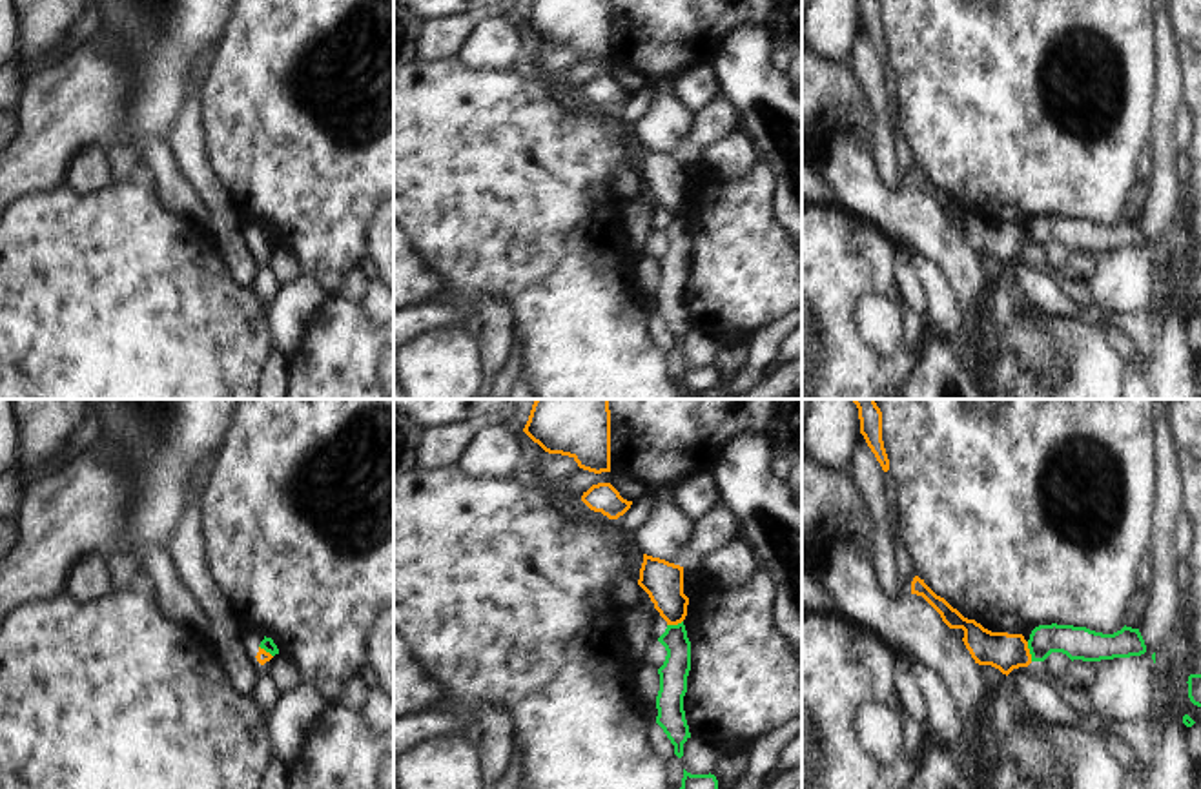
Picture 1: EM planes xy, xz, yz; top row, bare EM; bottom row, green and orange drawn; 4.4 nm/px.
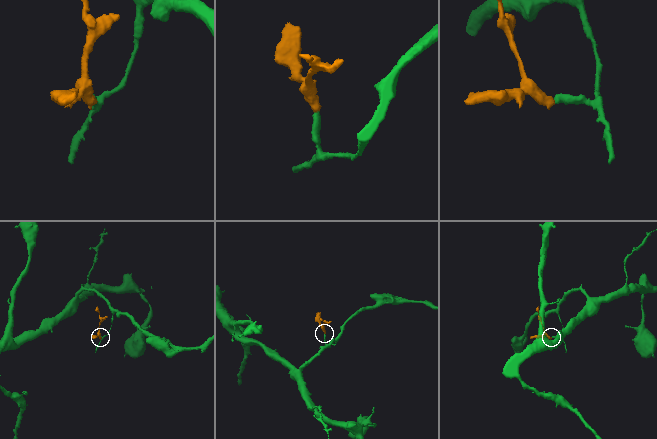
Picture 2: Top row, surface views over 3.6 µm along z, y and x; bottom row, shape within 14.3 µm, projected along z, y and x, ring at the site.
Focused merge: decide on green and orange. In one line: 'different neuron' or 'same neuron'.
different neuron

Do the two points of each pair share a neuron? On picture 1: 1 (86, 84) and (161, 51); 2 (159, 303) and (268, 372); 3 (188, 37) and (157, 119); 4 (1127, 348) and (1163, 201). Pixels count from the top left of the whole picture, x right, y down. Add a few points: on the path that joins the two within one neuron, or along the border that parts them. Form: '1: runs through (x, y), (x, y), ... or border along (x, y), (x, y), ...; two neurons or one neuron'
1: border along (92, 44), (117, 48), (135, 75), (128, 106); two neurons
2: border along (272, 350), (257, 379); two neurons
3: runs through (168, 57), (164, 61), (164, 84), (157, 99); one neuron
4: border along (1116, 325), (1110, 330), (1110, 345), (1125, 363); two neurons

